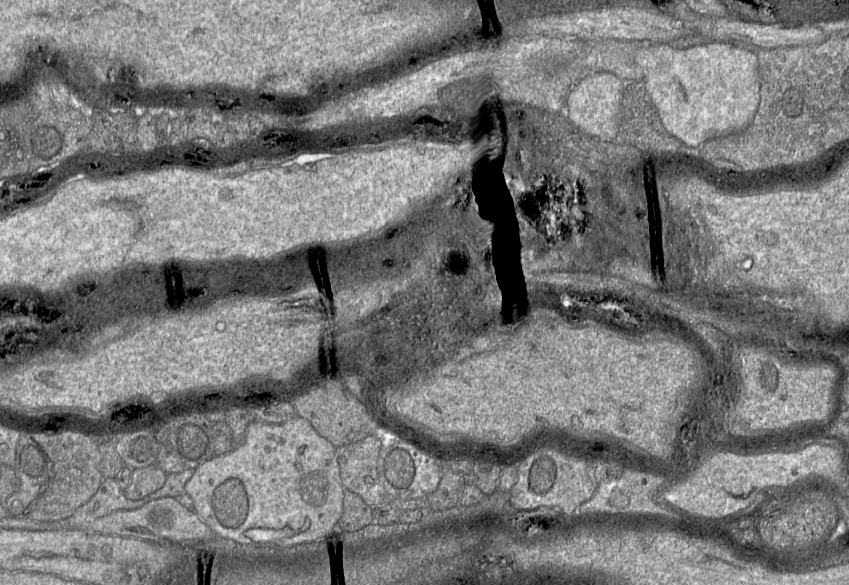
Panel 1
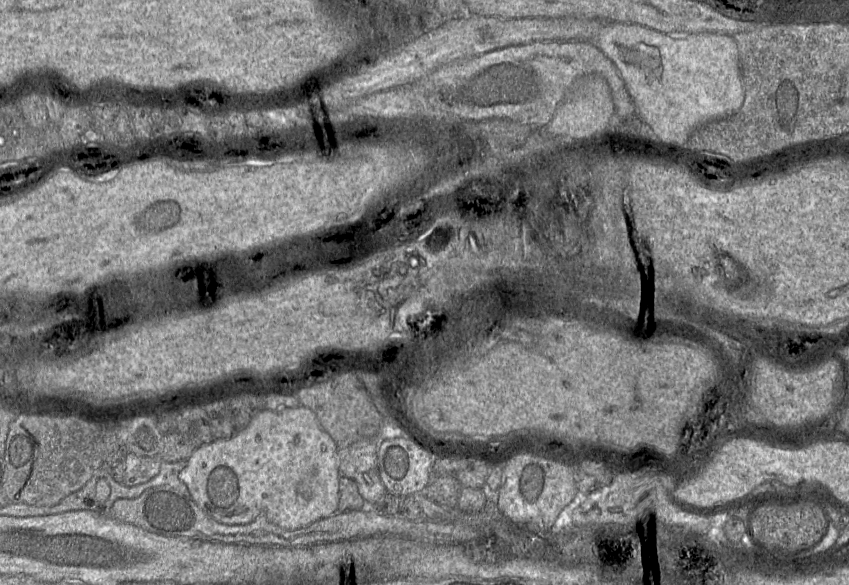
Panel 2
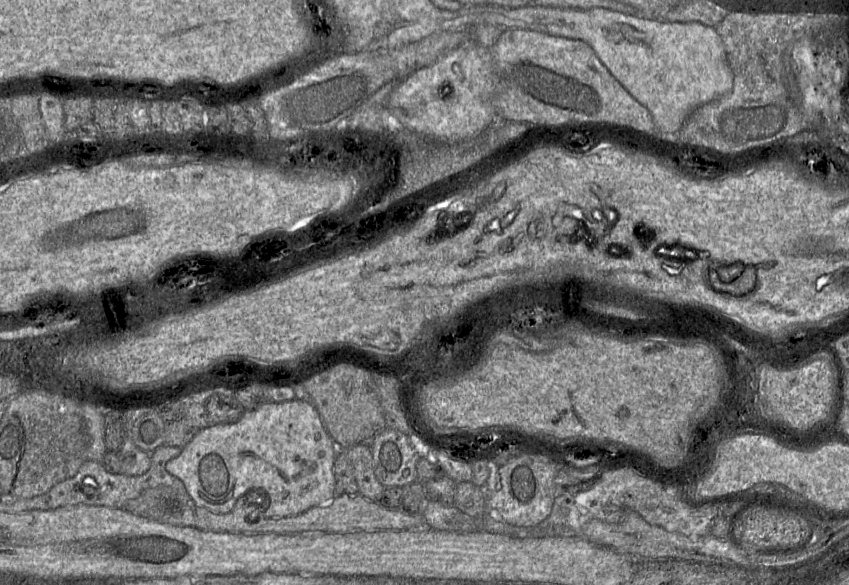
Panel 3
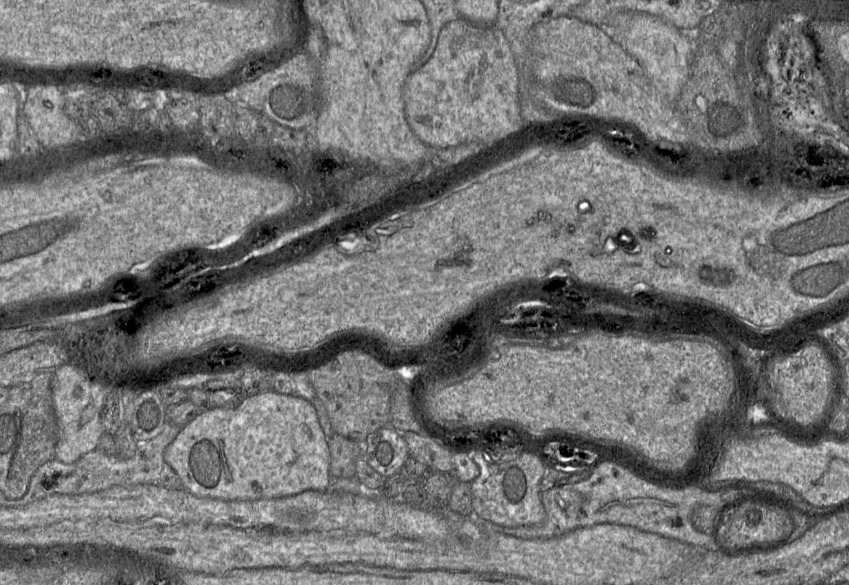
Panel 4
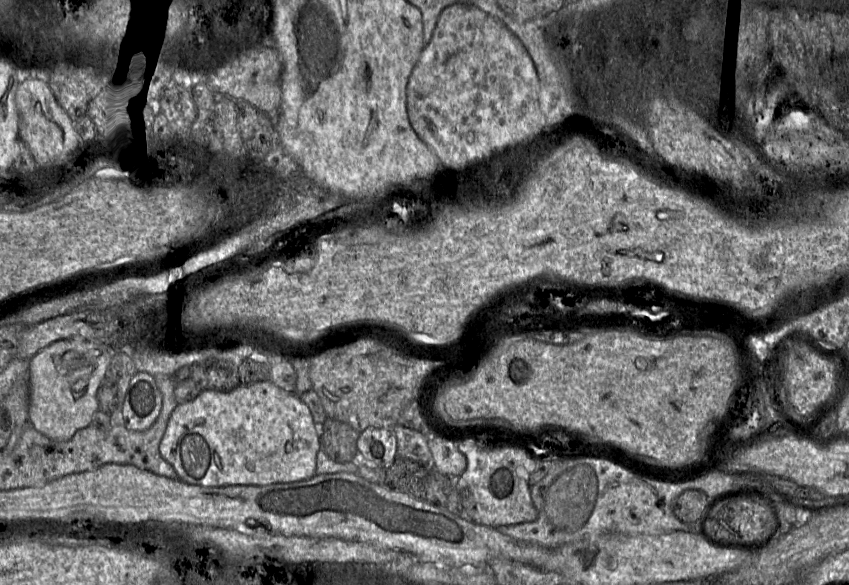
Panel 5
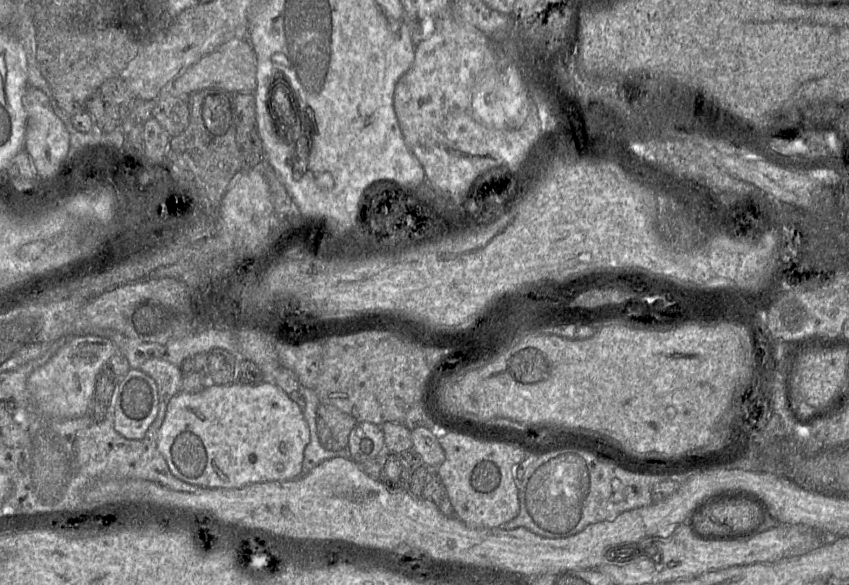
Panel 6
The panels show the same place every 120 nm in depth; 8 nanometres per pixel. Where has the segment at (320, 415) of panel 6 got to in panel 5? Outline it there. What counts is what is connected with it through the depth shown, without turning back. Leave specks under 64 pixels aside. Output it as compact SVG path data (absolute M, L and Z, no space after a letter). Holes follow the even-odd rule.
M328 417L323 424L321 448L335 462L345 463L359 459L359 434L349 424Z

